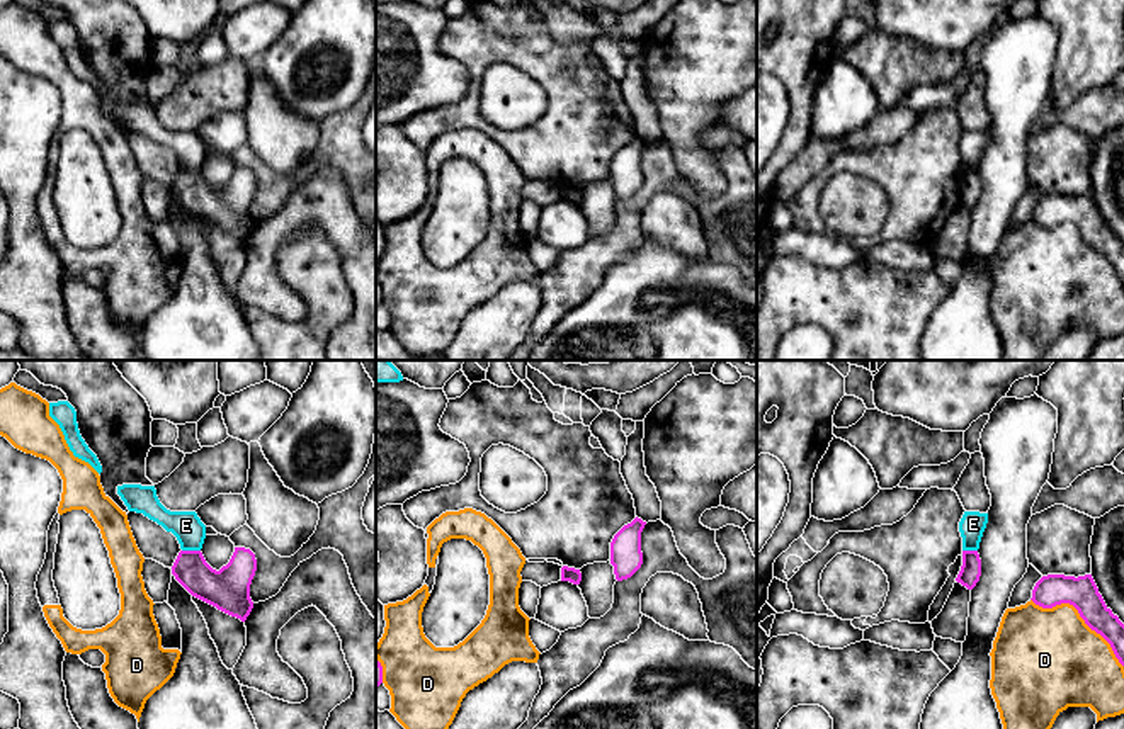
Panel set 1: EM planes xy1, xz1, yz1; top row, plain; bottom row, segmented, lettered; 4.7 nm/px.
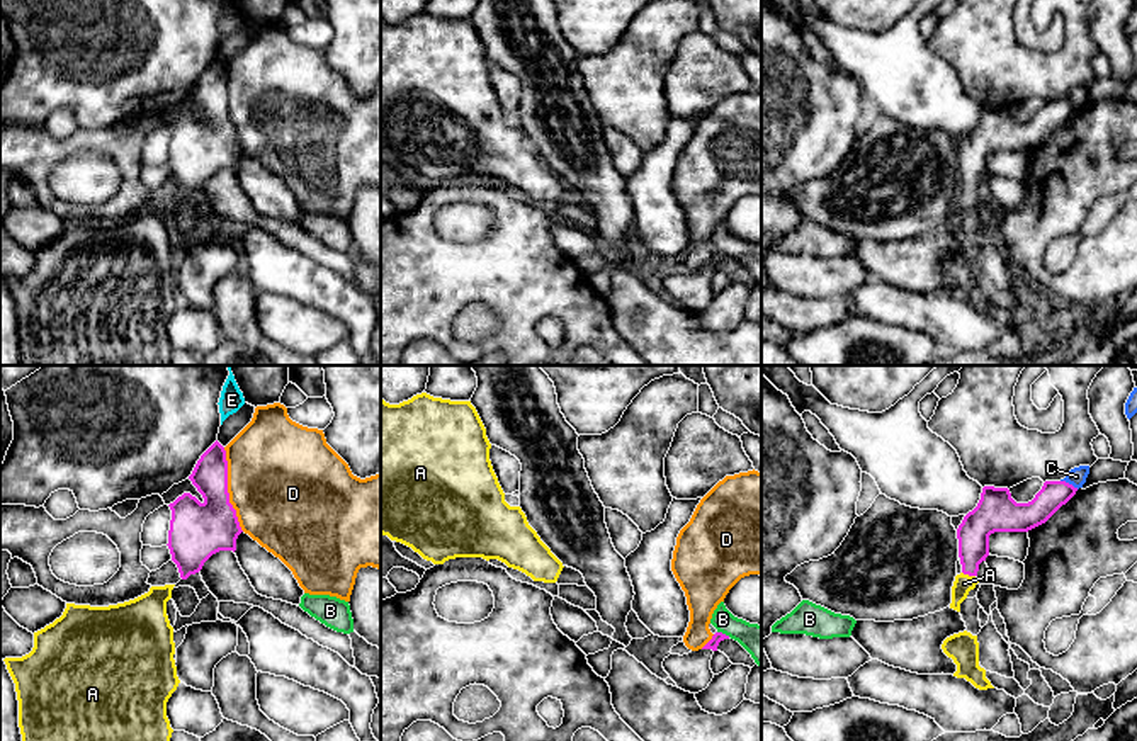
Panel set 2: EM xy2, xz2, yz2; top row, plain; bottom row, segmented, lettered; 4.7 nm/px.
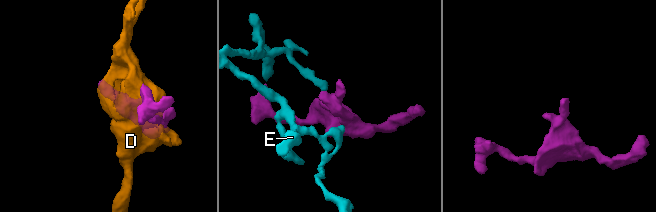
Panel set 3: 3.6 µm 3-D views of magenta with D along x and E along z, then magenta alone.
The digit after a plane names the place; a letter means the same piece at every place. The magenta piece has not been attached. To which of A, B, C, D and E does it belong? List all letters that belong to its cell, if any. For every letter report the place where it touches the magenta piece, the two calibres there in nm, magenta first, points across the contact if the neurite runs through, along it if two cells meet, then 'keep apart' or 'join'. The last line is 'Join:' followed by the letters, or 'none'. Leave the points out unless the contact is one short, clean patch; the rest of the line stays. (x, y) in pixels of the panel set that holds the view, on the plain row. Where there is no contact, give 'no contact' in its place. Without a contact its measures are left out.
A: contact yz2 (969, 194); calibres 150 and 90 nm; way yz2 (972, 153), (969, 194), (964, 203); join
B: contact xz2 (724, 254); calibres 50 and 160 nm; keep apart
C: contact yz2 (1068, 102); calibres 130 and 90 nm; border yz2 (1061, 99), (1078, 107); keep apart
D: contact yz1 (1080, 235); calibres 150 and 480 nm; keep apart
E: contact xy1 (191, 170); calibres 200 and 140 nm; keep apart
Join: A

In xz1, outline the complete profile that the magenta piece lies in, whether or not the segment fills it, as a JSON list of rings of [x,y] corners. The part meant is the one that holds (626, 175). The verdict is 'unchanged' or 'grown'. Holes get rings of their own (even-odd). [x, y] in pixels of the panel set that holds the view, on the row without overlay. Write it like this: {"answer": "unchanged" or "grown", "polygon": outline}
{"answer": "unchanged", "polygon": [[[634,138],[610,161],[610,184],[617,201],[631,197],[643,184],[641,151],[646,141]]]}

